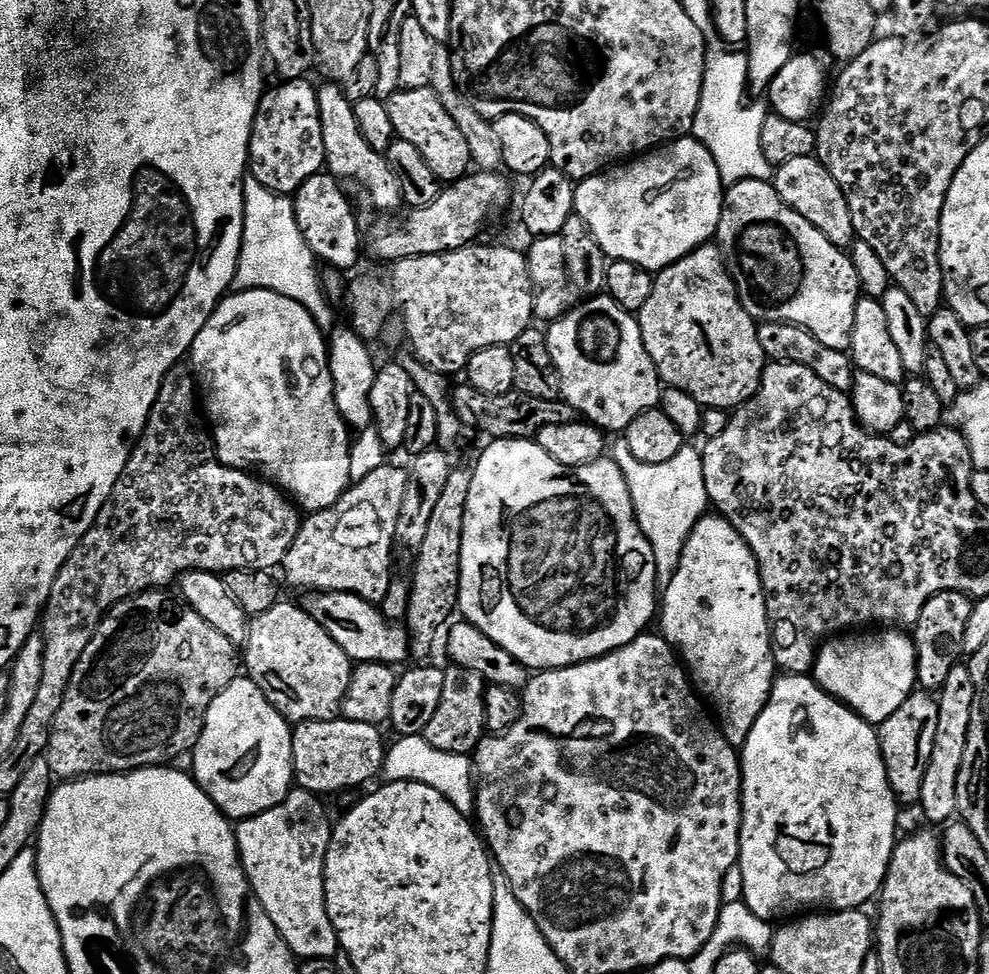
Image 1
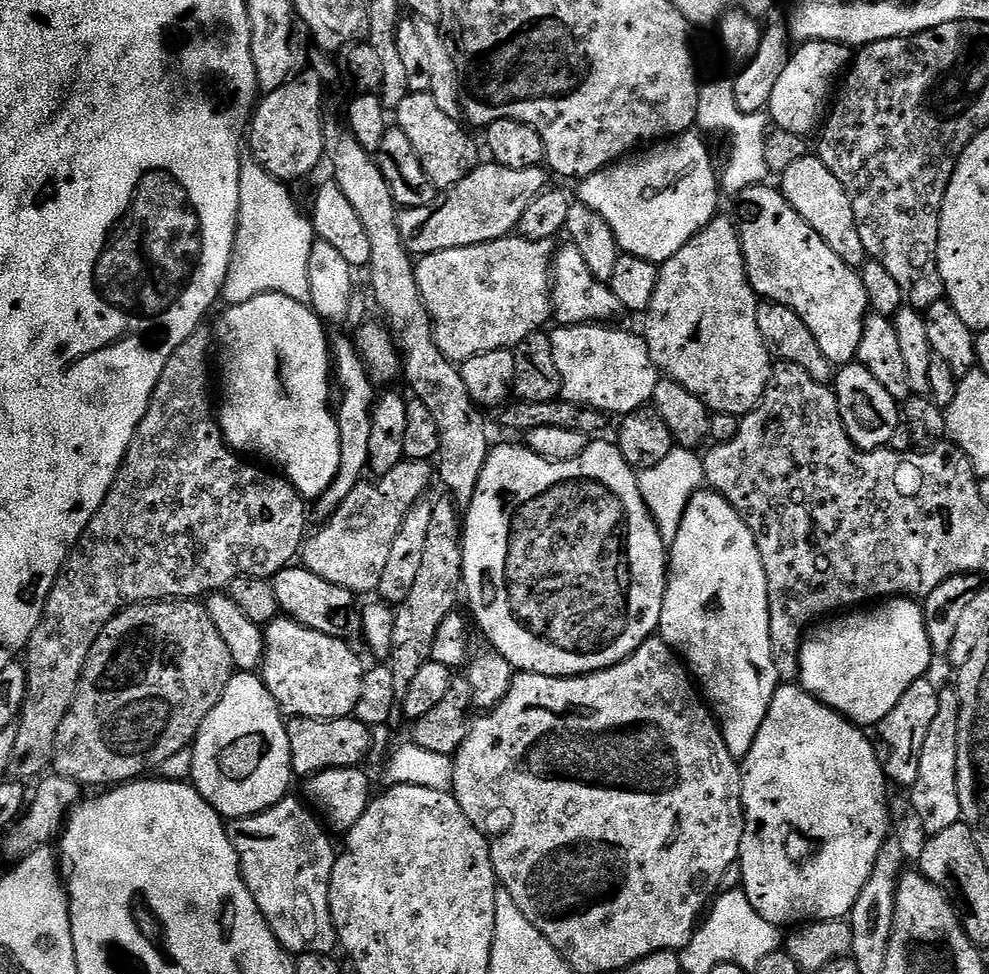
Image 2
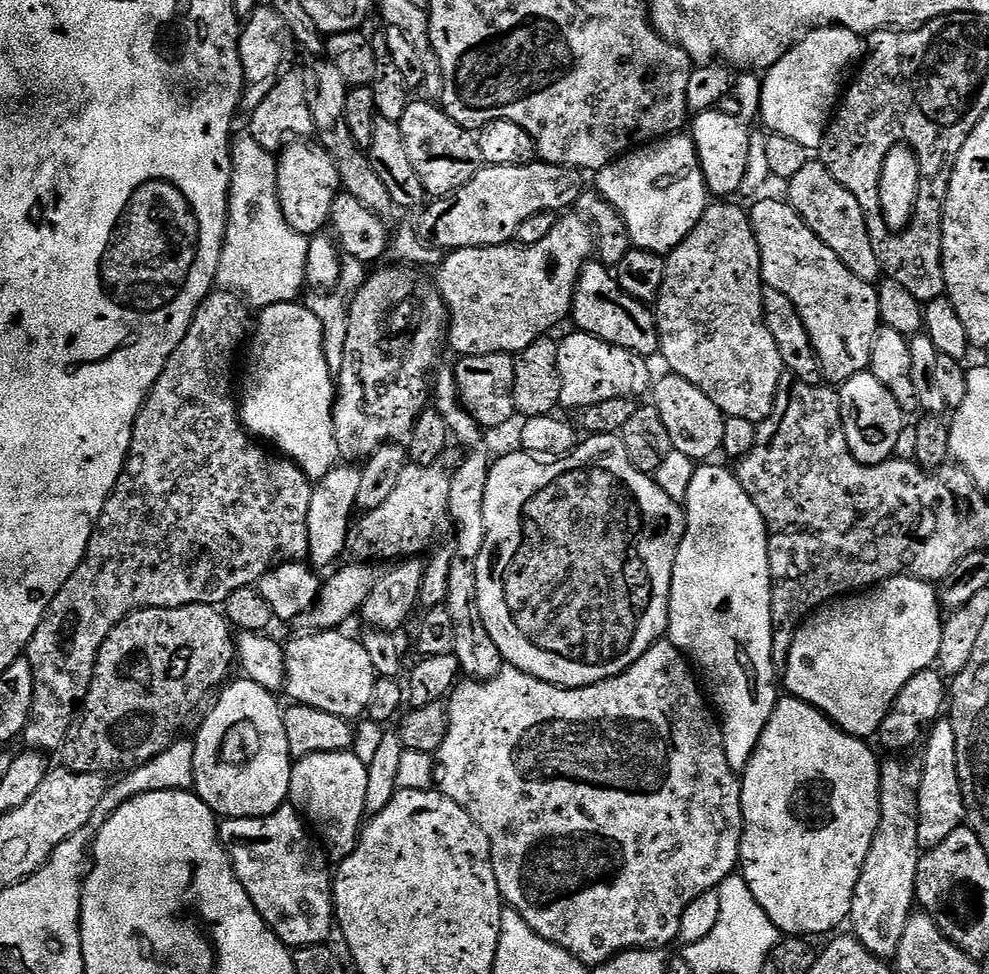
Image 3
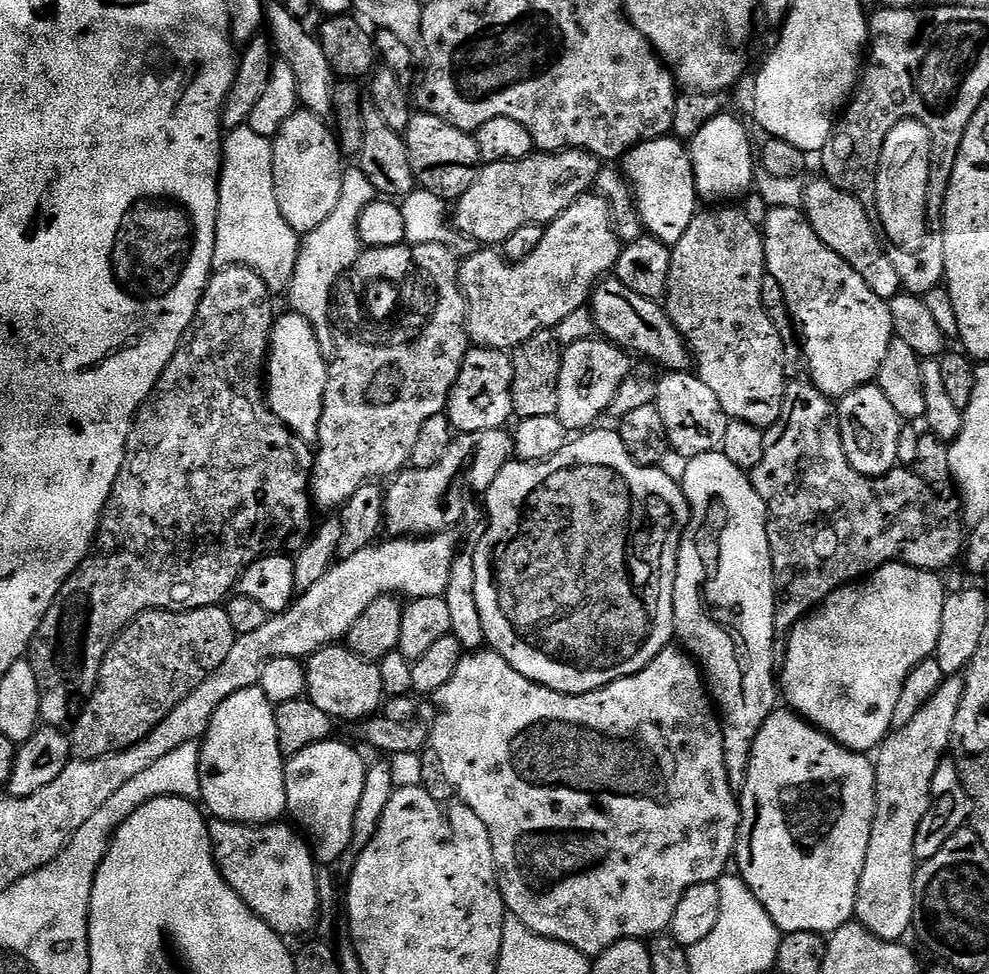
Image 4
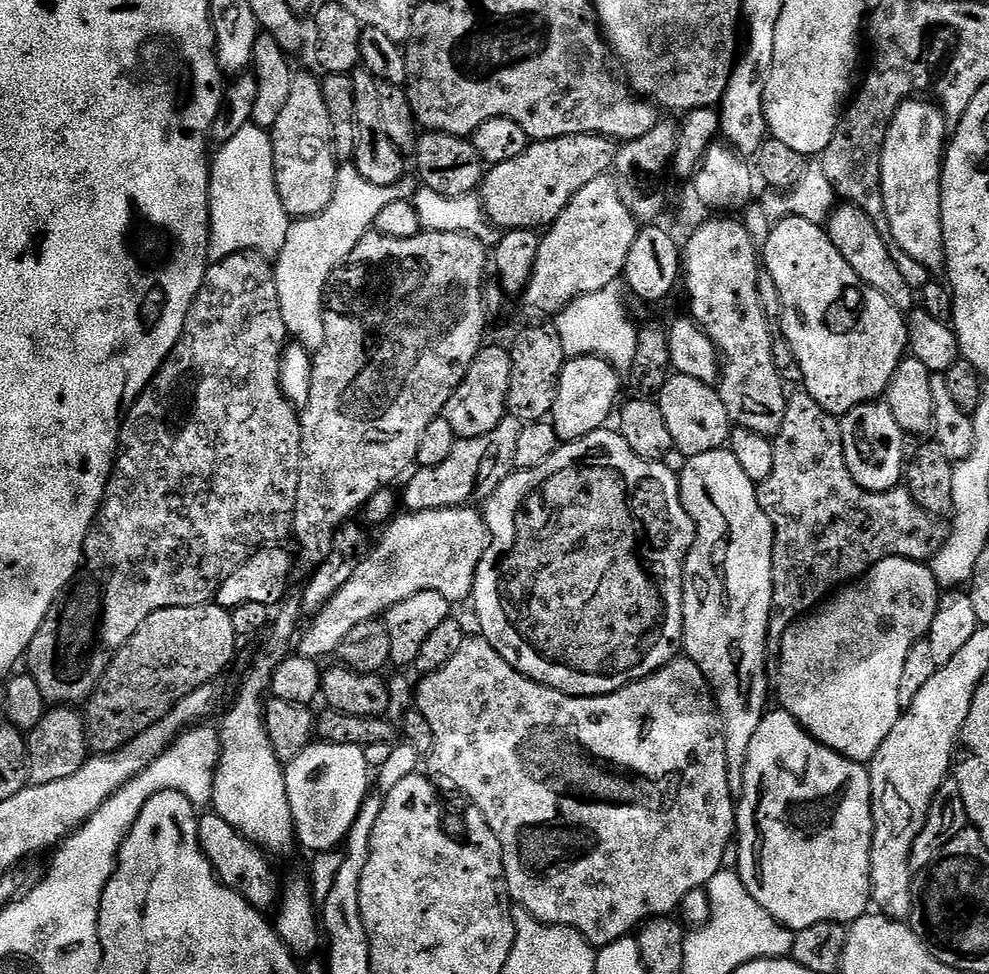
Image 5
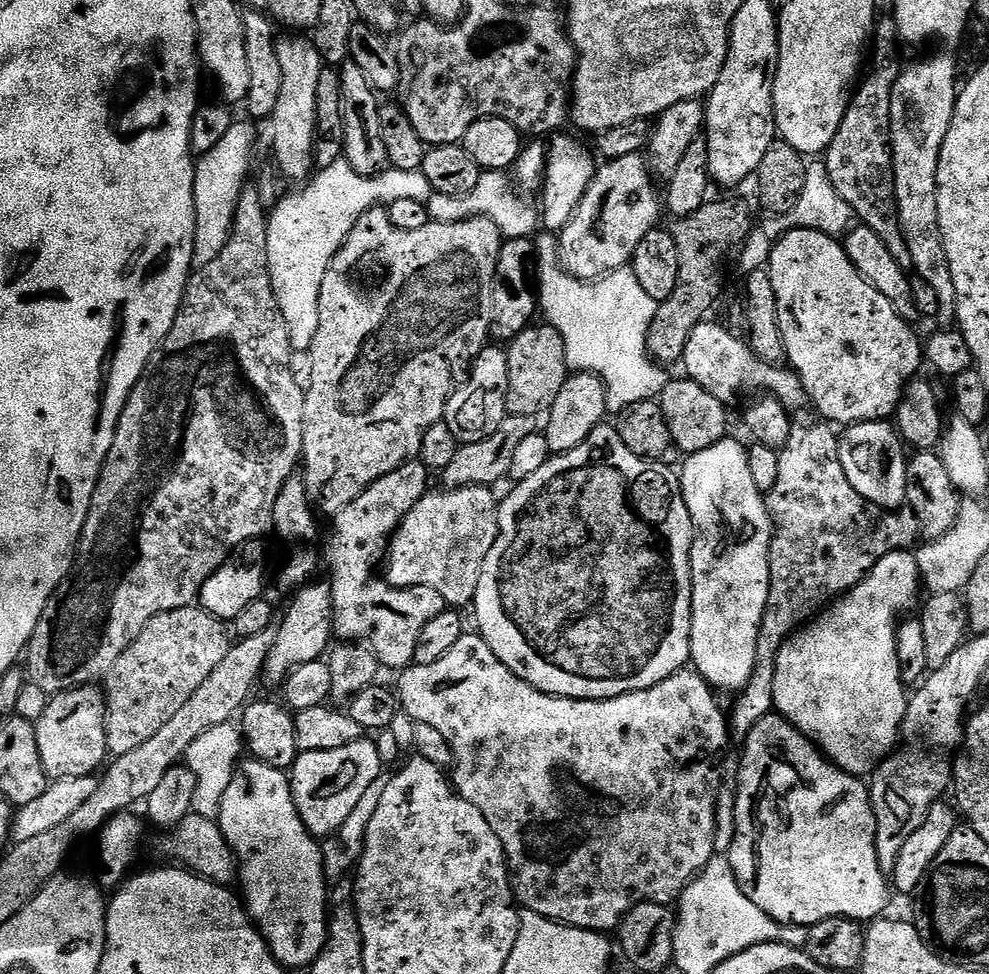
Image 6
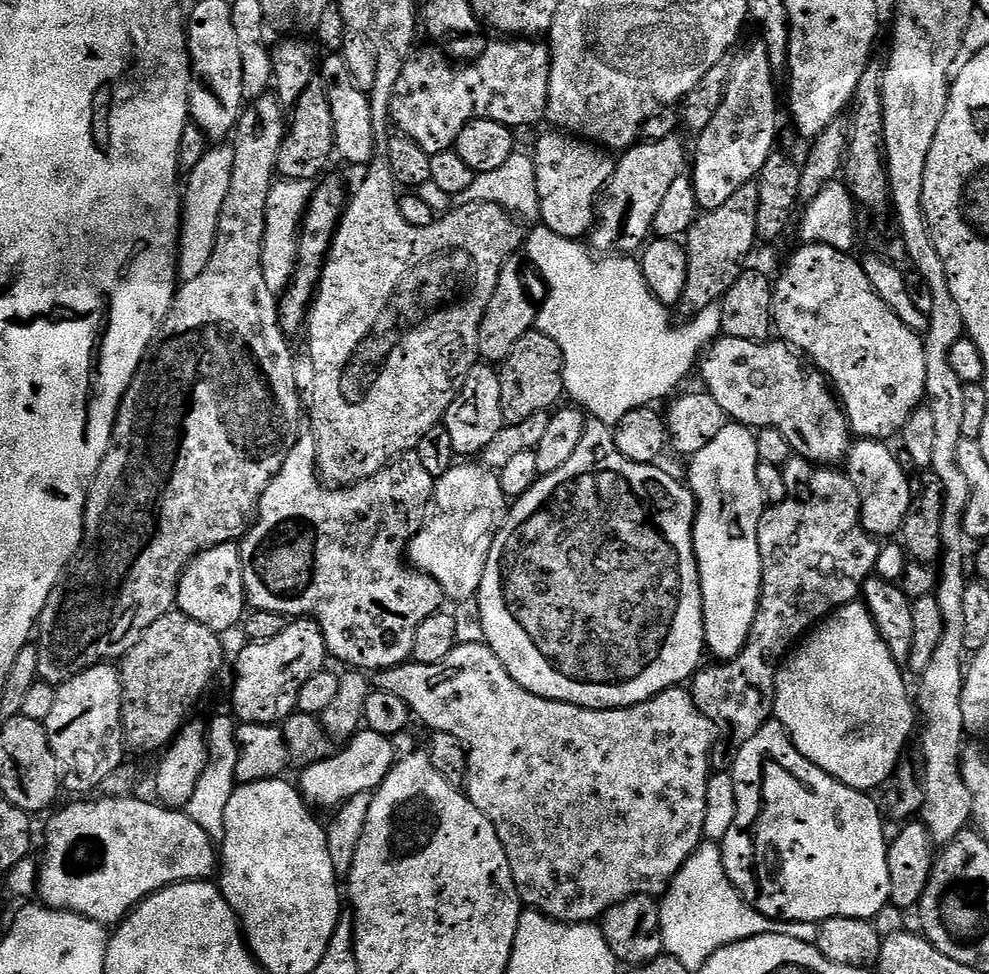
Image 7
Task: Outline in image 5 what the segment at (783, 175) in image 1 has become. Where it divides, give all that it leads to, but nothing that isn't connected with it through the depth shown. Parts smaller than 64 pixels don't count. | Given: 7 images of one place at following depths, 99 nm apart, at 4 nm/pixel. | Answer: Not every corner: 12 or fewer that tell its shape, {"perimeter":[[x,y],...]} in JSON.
{"perimeter":[[847,202],[826,231],[867,288],[899,312],[914,290],[877,221]]}

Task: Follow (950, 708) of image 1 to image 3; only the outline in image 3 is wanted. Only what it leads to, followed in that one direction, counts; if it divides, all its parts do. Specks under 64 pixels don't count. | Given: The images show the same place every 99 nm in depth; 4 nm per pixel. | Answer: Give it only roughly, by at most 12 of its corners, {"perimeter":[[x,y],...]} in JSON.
{"perimeter":[[941,718],[923,741],[918,846],[965,823],[956,735]]}

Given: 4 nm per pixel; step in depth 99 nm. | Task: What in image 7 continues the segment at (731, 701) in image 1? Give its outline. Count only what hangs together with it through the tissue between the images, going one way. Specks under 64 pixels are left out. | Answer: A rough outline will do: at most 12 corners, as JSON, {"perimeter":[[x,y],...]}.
{"perimeter":[[756,432],[691,457],[704,643],[748,645],[760,610]]}

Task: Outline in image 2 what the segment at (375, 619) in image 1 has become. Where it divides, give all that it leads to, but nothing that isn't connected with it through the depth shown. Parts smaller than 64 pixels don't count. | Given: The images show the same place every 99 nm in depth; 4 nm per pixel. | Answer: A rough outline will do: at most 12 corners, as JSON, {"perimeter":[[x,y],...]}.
{"perimeter":[[303,566],[271,577],[280,611],[310,630],[361,635],[357,597]]}

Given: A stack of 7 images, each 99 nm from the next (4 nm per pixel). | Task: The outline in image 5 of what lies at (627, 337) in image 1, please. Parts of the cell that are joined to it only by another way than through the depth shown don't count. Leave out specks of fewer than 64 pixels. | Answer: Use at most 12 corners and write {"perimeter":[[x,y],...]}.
{"perimeter":[[565,359],[550,423],[562,442],[605,427],[621,373]]}

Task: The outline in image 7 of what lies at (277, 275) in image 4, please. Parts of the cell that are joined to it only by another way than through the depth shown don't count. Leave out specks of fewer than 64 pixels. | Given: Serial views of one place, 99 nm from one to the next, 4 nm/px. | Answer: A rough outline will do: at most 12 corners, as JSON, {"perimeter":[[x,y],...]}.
{"perimeter":[[228,144],[211,147],[182,192],[181,281],[210,262],[230,190]]}

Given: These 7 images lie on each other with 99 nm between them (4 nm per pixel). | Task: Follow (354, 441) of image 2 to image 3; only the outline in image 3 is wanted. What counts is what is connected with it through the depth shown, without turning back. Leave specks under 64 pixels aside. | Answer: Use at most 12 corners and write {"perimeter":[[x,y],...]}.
{"perimeter":[[360,468],[315,483],[306,553],[318,570],[347,549]]}

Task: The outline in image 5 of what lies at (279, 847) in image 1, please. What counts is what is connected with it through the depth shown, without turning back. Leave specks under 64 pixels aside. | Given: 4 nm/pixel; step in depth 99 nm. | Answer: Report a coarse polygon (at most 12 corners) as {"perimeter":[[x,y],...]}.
{"perimeter":[[201,815],[216,877],[255,908],[278,896],[269,857],[230,822]]}

